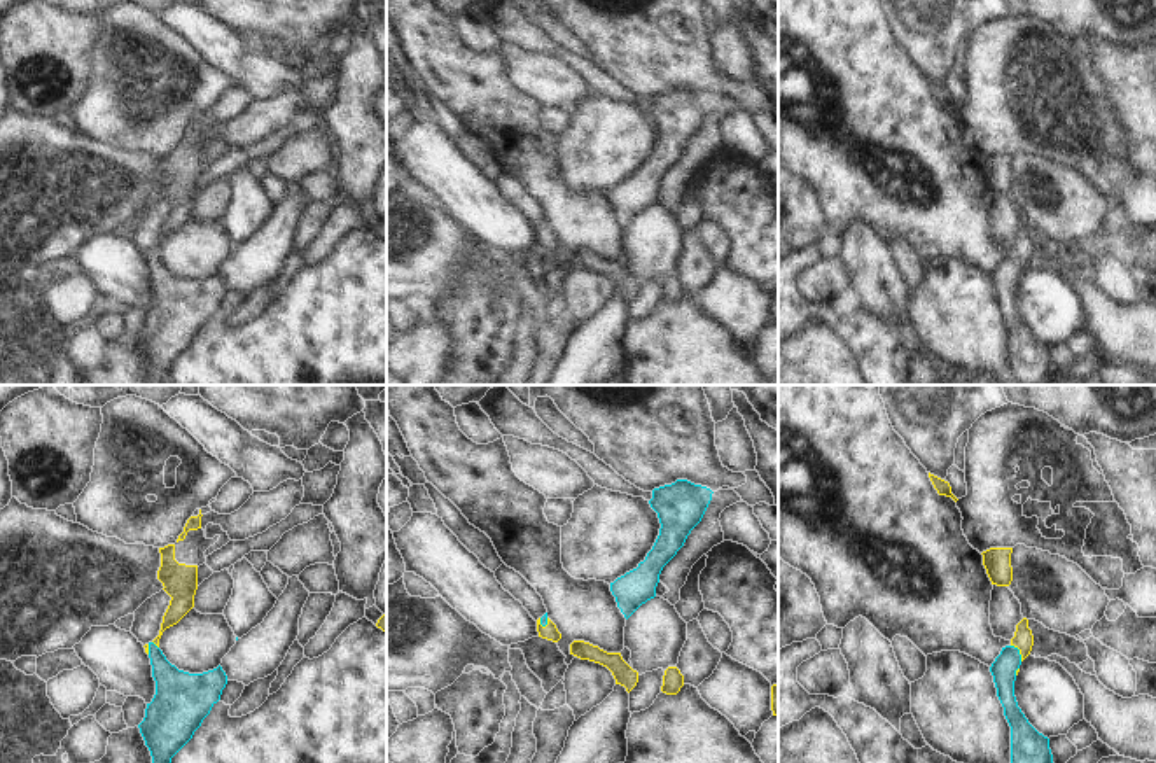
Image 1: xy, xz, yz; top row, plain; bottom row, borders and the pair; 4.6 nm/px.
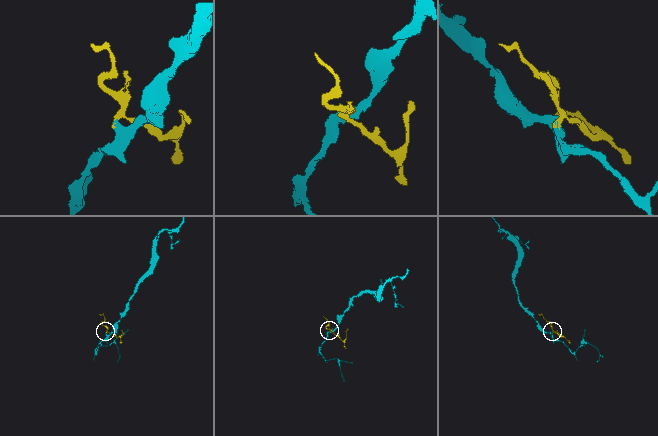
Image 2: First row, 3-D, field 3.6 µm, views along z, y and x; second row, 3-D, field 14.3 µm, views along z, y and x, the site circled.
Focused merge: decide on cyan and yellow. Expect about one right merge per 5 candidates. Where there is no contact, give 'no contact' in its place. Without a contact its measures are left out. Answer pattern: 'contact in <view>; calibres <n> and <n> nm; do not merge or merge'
contact in yz; calibres 120 and 90 nm; merge

